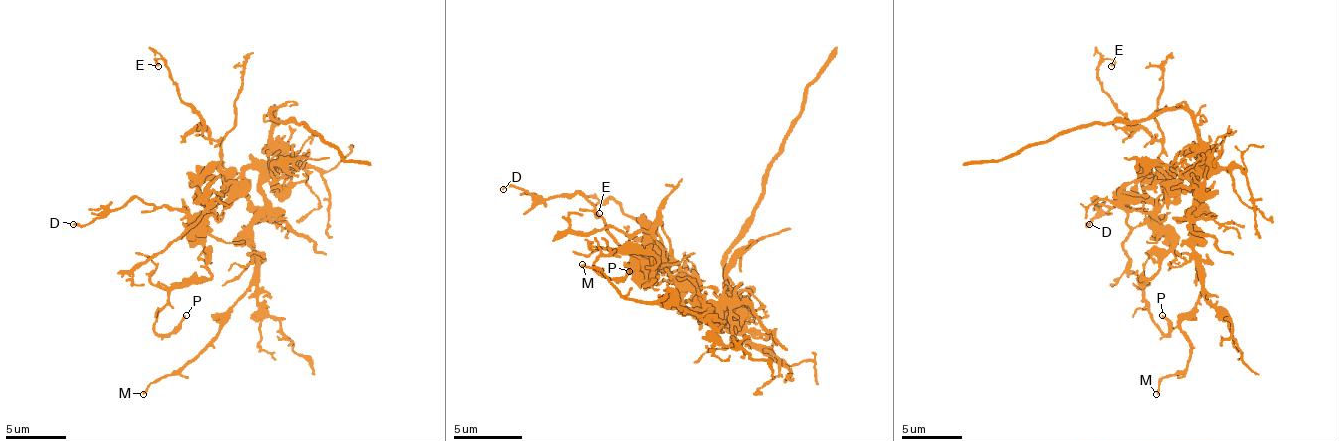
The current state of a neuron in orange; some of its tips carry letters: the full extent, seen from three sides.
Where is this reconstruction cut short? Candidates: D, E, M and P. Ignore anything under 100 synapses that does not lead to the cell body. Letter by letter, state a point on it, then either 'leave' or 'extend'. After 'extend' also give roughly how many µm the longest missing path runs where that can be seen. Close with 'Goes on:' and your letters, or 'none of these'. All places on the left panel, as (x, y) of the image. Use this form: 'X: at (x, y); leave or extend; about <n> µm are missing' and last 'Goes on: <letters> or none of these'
D: at (73, 224); leave
E: at (158, 66); leave
M: at (143, 394); leave
P: at (186, 315); leave
Goes on: none of these

